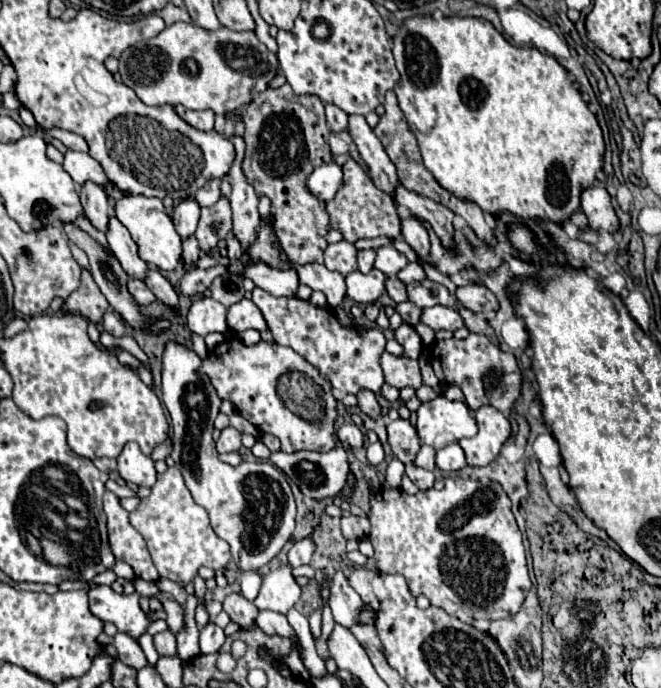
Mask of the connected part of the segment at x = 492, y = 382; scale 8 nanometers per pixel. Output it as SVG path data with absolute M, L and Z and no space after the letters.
M470 332L464 340L436 340L432 346L430 362L434 374L442 384L456 384L466 396L470 410L478 410L486 404L494 406L500 412L510 412L522 392L522 372L518 368L516 356L494 346L484 334Z

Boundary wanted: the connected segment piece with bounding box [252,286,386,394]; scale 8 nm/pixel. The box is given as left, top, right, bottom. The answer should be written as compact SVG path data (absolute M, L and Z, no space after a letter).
M258 286L252 290L252 300L260 308L274 342L294 348L308 362L318 366L334 390L340 394L358 394L362 390L370 390L374 394L380 392L384 376L378 358L386 348L386 338L380 328L362 326L358 330L354 326L346 326L330 306L316 306L310 300L300 300L296 296L276 298Z

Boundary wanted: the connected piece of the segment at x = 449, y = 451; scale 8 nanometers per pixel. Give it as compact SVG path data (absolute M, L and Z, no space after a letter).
M454 444L454 446L446 446L446 450L440 450L436 454L436 466L444 472L456 472L460 468L466 466L466 456L464 456L464 450Z

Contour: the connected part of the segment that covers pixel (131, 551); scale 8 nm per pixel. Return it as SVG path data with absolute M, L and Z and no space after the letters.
M110 490L104 492L104 512L108 516L108 536L110 546L116 556L116 560L124 560L132 566L136 578L156 582L158 572L156 566L148 554L144 538L130 526L128 512L120 506L118 496Z

